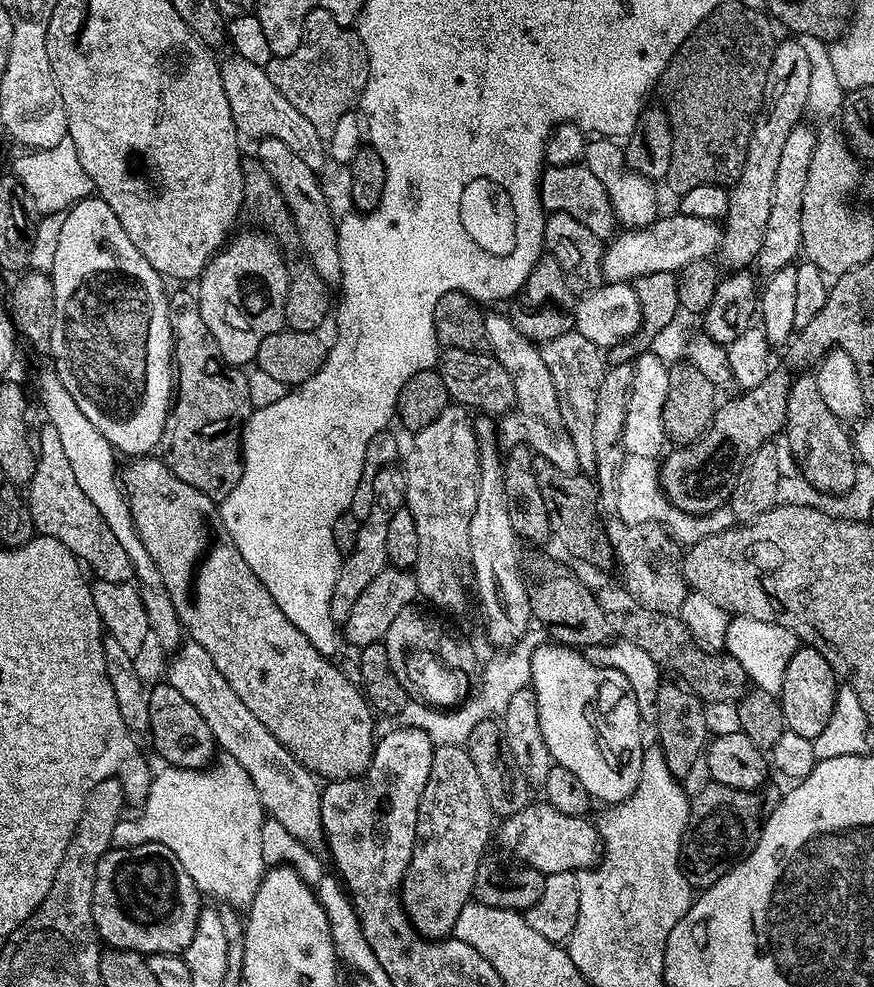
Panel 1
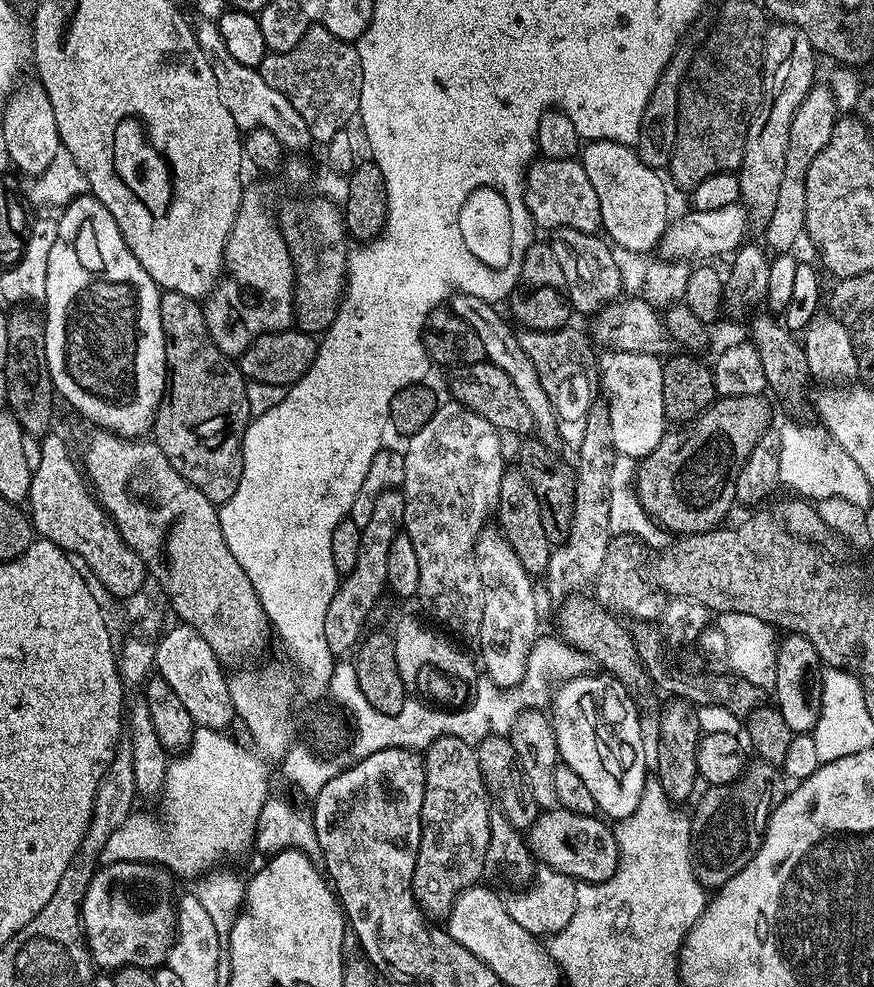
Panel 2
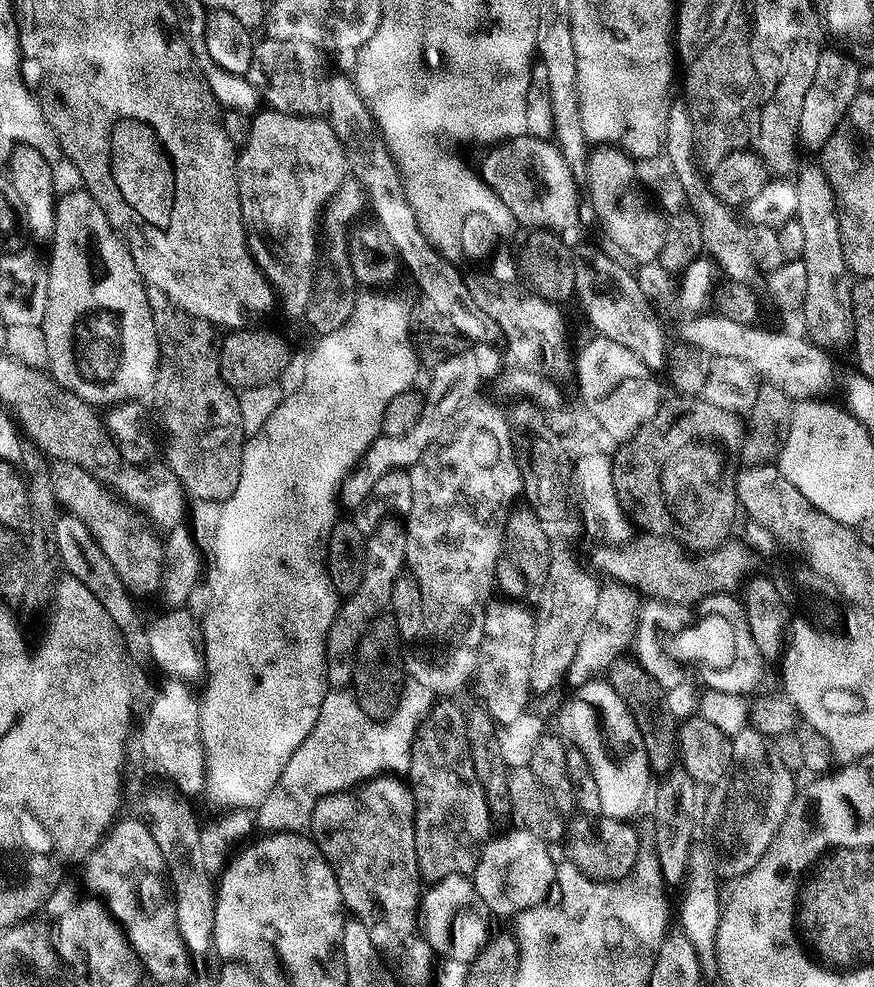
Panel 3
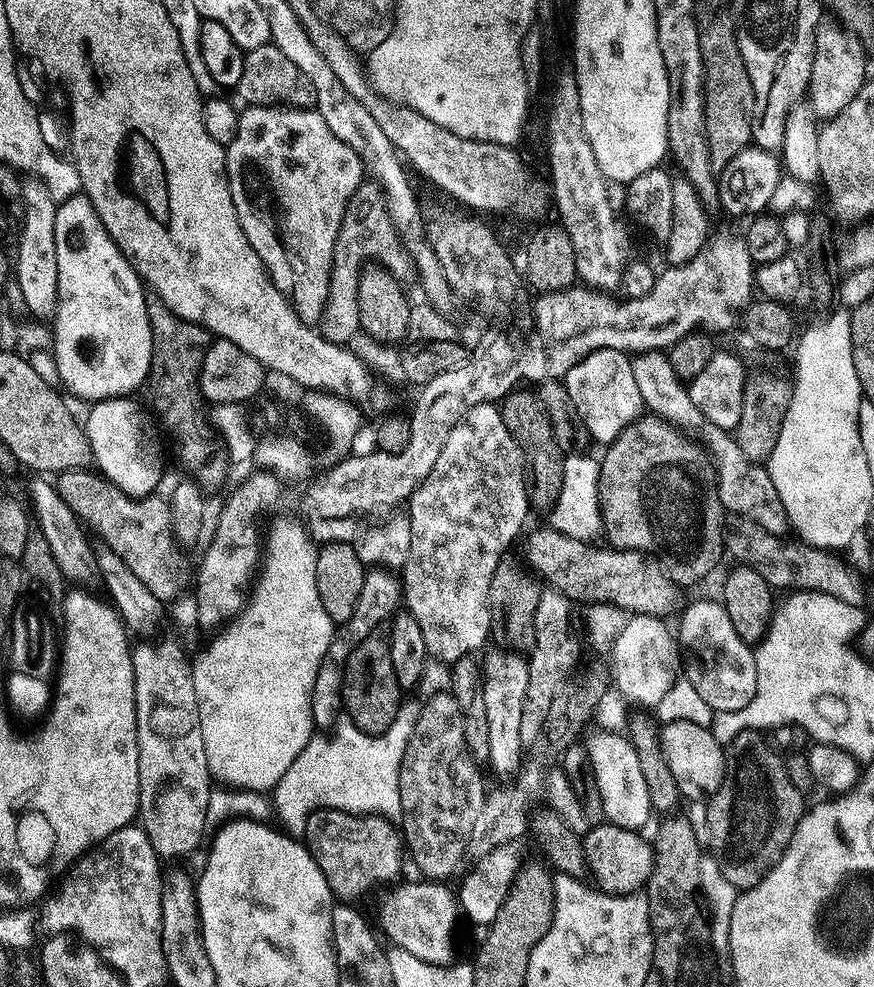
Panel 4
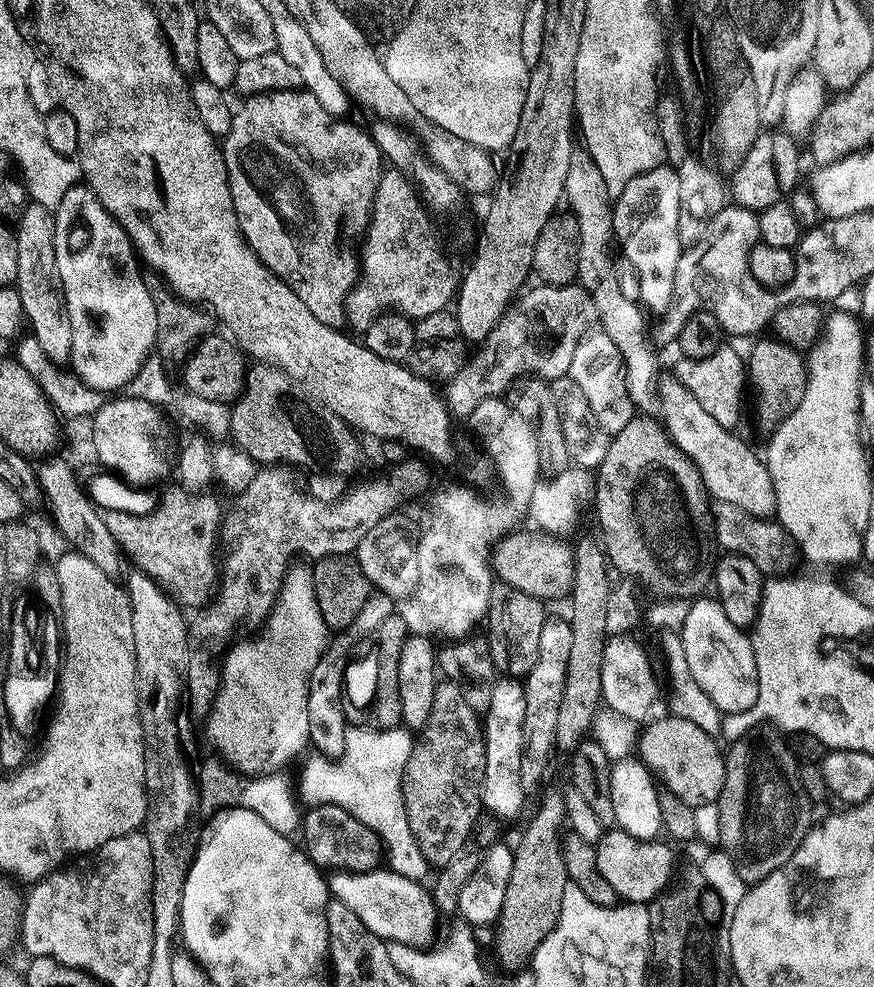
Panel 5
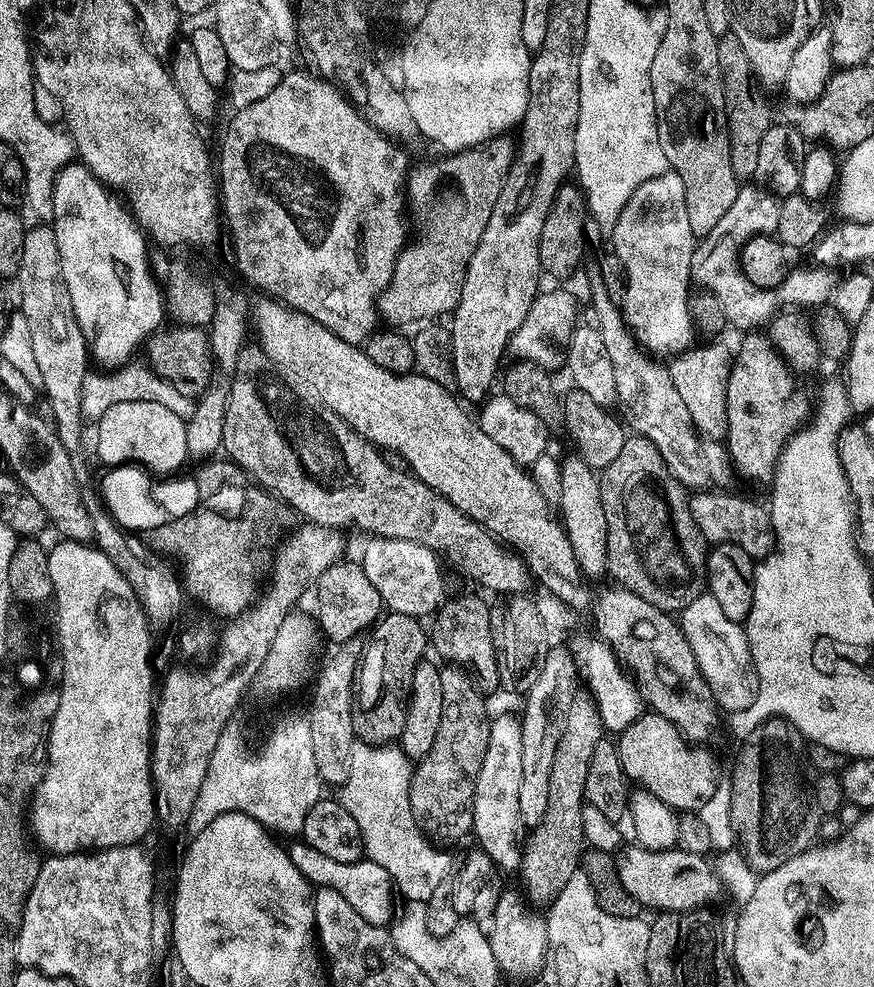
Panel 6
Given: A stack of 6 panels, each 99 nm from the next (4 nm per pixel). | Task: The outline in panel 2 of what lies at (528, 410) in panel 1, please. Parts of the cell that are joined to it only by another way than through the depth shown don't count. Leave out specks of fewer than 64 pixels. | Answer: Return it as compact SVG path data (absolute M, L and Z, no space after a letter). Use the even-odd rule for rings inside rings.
M456 292L451 297L450 304L451 302L451 315L464 320L466 326L470 326L470 330L474 330L474 334L478 334L478 338L482 338L487 363L506 370L506 374L510 374L514 386L518 386L518 394L522 394L522 402L526 402L530 414L534 414L535 431L538 433L539 439L545 442L555 441L557 434L554 406L550 406L550 398L546 398L546 390L542 390L542 382L538 382L538 370L534 370L534 362L530 362L530 354L526 354L526 350L522 350L519 335L515 331L512 333L513 325L507 319L504 321L496 313L497 309L482 298L474 298L465 292Z

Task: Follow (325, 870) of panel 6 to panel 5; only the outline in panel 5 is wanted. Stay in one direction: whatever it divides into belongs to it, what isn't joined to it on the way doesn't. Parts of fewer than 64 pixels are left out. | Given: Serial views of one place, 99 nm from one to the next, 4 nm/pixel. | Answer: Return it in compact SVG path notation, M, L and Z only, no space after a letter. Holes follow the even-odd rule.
M389 868L364 872L338 872L329 877L329 893L348 906L371 933L385 942L414 947L431 945L440 917L433 893L421 881L402 876Z

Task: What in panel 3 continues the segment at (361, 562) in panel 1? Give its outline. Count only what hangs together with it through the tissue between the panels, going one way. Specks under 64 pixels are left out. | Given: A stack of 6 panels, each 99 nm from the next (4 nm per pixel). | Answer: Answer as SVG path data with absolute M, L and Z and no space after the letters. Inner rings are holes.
M389 518L381 522L378 530L364 541L364 565L362 566L362 582L354 594L350 594L337 607L336 616L330 622L330 630L324 643L324 674L328 677L328 687L347 689L352 683L354 662L358 642L362 634L385 611L390 602L390 590L394 582L406 568L406 534L403 523L399 519Z

